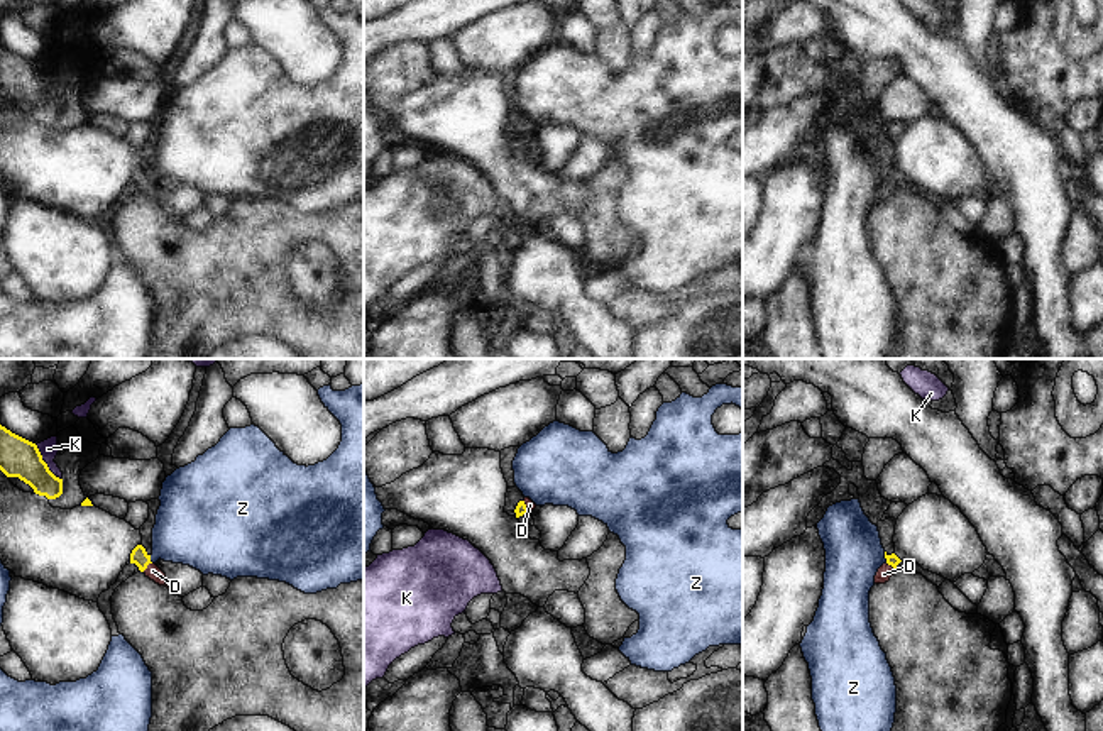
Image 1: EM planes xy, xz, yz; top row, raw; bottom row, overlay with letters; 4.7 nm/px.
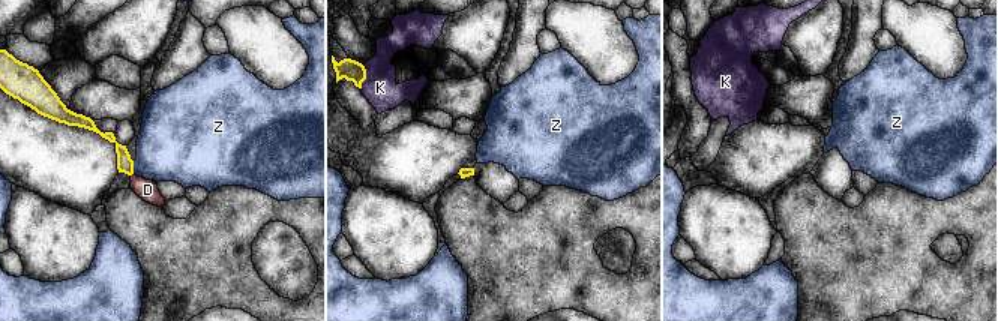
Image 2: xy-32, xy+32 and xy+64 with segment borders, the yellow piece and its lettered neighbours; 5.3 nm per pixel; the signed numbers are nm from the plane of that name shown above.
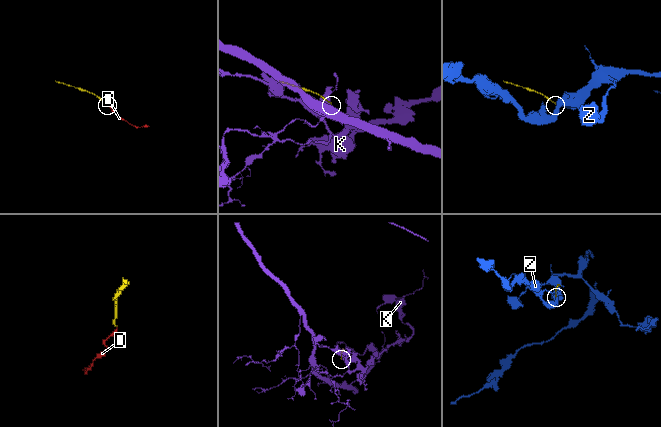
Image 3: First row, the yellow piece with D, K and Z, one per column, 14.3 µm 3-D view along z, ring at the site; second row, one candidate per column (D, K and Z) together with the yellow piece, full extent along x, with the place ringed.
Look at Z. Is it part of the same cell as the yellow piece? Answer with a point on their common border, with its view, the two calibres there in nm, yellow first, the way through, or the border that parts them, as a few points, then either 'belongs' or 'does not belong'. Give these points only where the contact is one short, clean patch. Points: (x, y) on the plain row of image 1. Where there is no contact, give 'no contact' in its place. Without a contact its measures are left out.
meets yellow in xy at (149, 180); 80 nm thick on the yellow side, 340 nm on the other; border along xy (149, 176), (153, 183); does not belong

